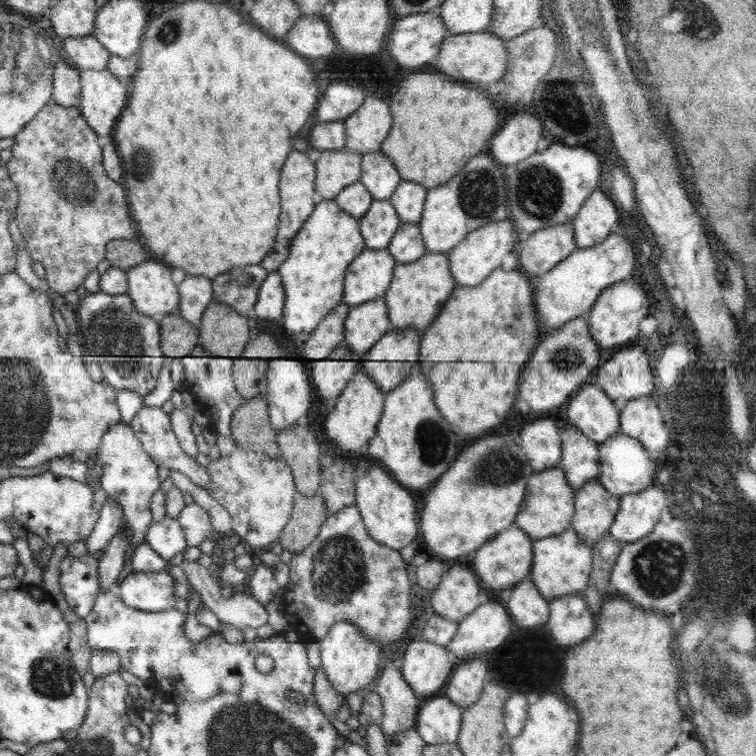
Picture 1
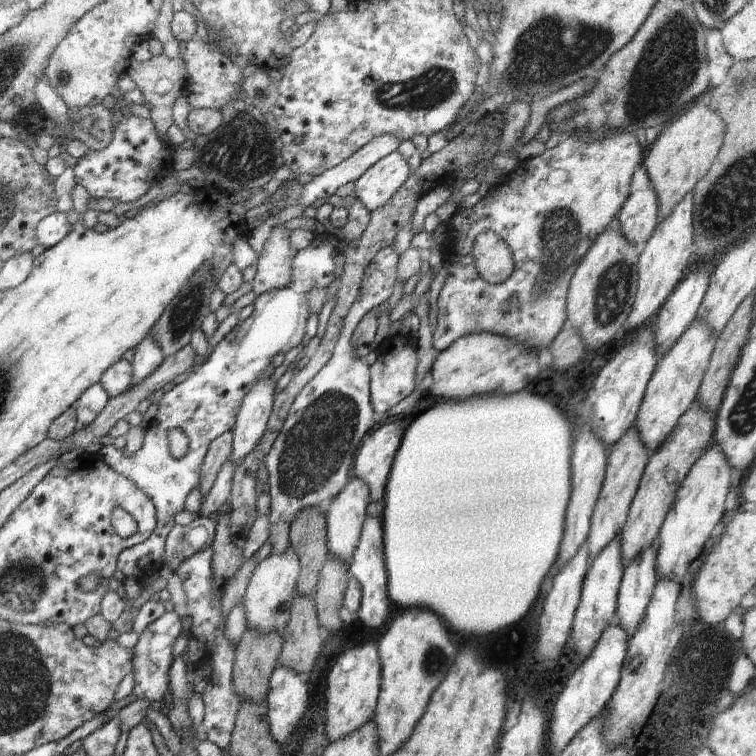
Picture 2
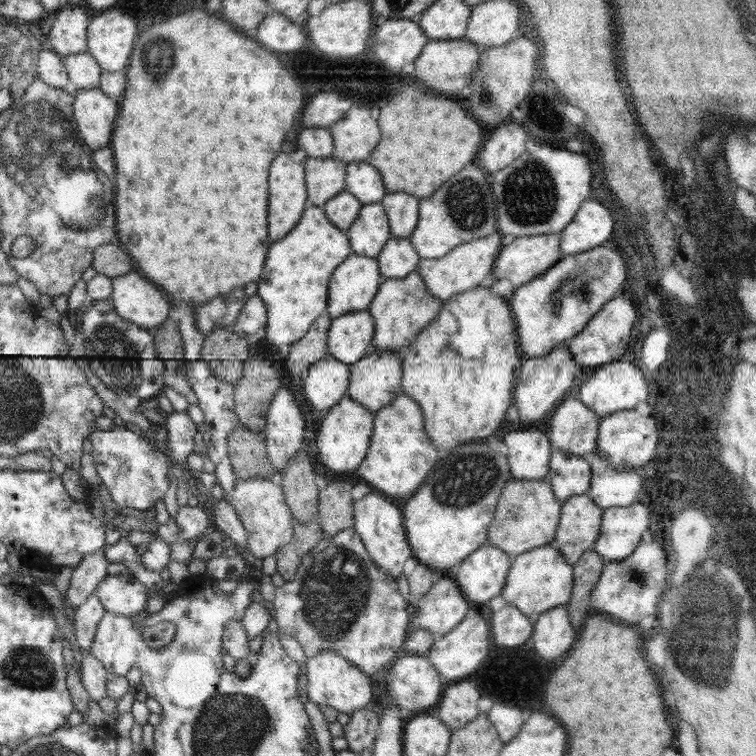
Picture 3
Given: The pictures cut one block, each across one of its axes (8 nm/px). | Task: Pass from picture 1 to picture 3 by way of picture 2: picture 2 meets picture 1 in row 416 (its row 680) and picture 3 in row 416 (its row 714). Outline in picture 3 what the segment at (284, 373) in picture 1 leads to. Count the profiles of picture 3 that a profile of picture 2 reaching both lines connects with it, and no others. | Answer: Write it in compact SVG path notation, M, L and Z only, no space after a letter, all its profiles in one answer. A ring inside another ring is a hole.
M282 385L268 409L263 433L268 461L274 464L276 472L282 474L286 463L297 452L304 450L304 416L290 390Z

